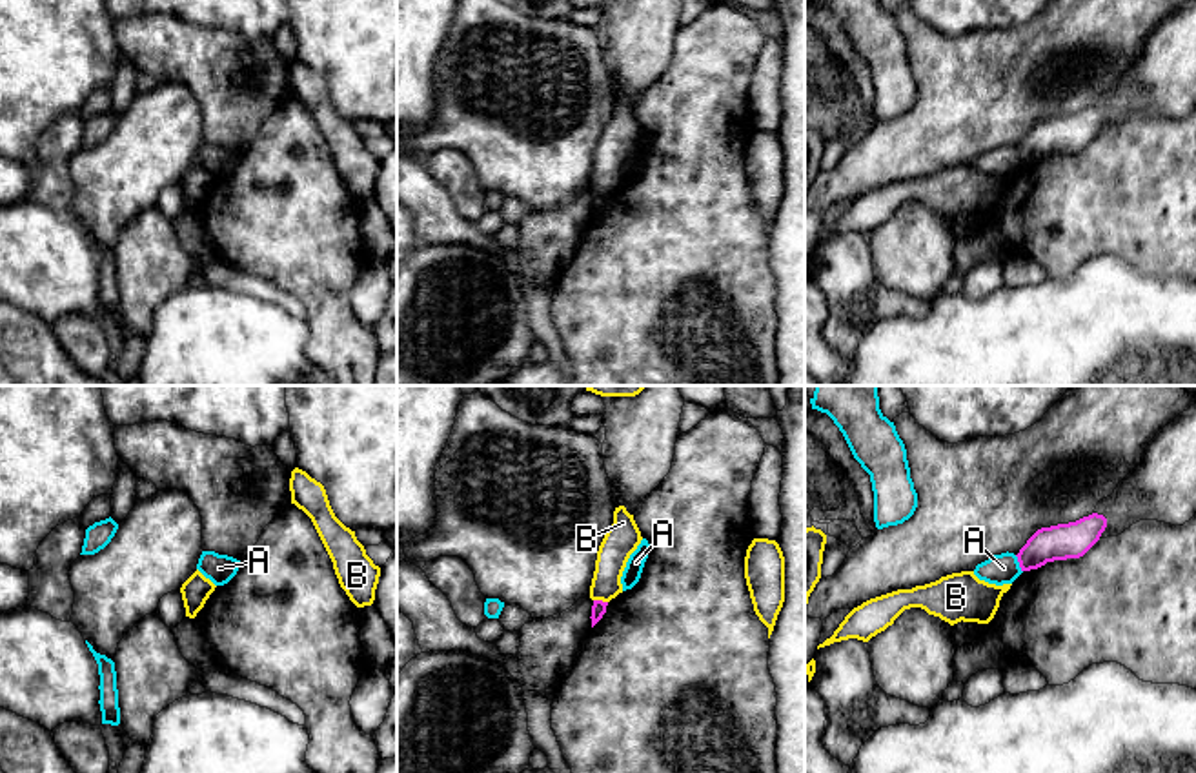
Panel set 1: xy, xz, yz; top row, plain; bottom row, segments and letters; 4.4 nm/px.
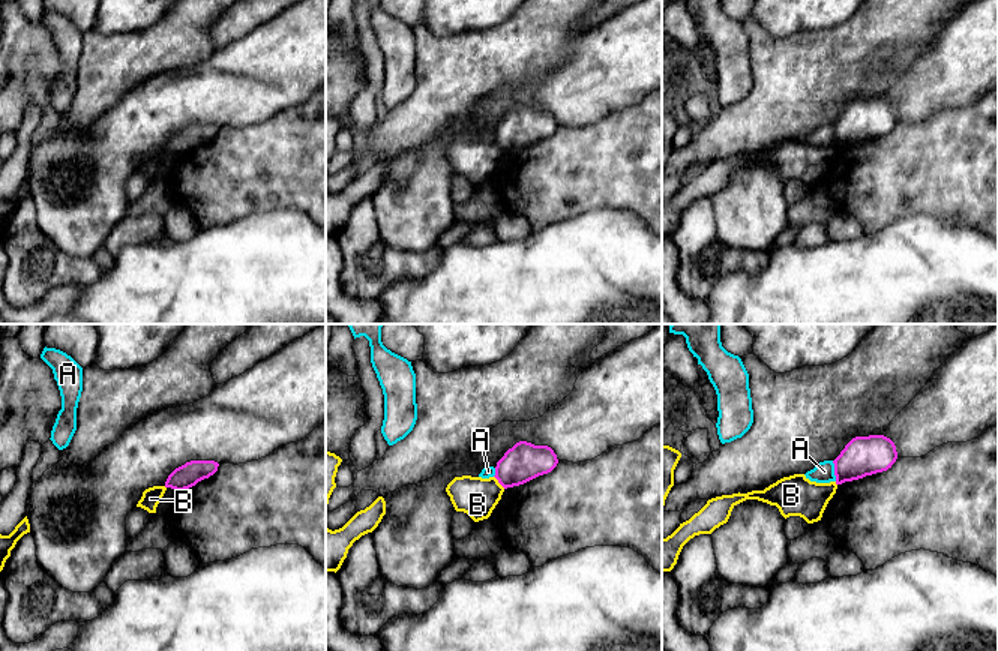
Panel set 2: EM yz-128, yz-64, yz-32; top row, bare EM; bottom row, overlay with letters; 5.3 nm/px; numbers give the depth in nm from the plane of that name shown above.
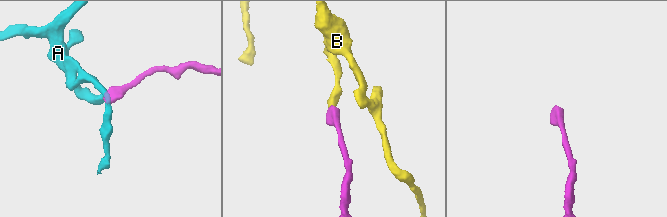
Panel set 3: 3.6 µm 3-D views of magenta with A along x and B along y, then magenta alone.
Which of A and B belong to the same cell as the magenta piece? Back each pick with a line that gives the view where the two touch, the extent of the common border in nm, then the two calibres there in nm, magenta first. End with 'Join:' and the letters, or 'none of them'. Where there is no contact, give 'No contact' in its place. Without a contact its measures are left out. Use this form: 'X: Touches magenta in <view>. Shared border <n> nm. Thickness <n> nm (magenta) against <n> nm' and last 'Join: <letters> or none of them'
Join: none of them

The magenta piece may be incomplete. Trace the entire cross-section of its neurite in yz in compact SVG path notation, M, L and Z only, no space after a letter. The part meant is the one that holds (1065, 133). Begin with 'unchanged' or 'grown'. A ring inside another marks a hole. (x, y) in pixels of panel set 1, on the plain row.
unchanged; M1092 105L1076 115L1038 122L1019 142L1021 164L1030 164L1054 153L1083 149L1107 120L1103 107Z

